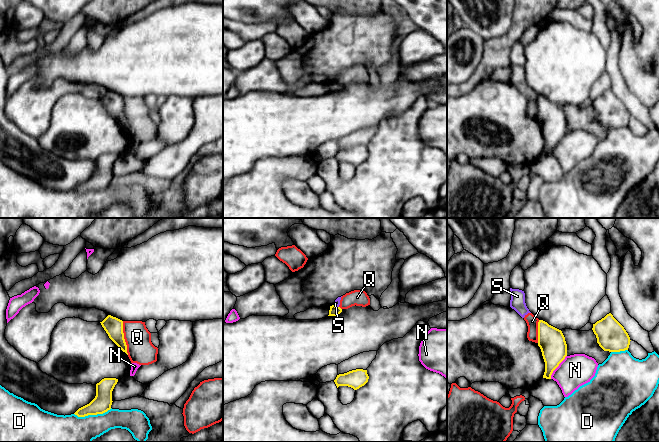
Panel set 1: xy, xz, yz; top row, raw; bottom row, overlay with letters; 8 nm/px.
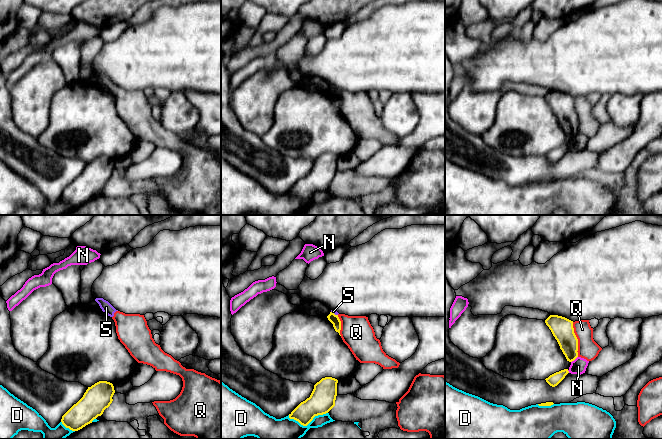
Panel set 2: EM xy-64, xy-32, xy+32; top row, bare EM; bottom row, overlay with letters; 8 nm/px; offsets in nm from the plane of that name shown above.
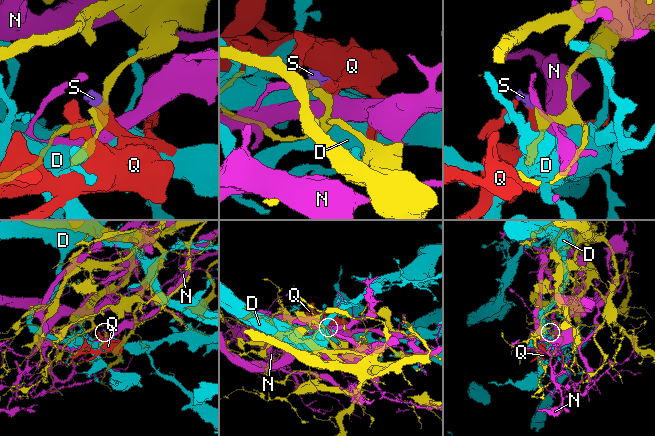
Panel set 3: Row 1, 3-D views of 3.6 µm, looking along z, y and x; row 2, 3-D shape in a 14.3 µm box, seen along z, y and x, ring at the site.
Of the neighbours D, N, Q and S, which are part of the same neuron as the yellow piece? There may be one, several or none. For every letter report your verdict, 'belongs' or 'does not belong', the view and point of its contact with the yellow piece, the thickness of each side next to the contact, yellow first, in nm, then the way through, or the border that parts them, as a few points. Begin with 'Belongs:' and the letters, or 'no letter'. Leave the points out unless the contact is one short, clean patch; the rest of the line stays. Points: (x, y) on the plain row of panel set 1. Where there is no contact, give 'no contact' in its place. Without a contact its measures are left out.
Belongs: no letter
D: does not belong; meets yellow in xy at (92, 190); 150 nm thick on the yellow side, 340 nm on the other
N: does not belong; meets yellow in yz at (557, 142); 220 nm thick on the yellow side, 260 nm on the other
Q: does not belong; meets yellow in xy at (123, 114); 150 nm thick on the yellow side, 220 nm on the other
S: does not belong; meets yellow in xz at (336, 82); 80 nm thick on the yellow side, 50 nm on the other; border along xz (334, 80), (338, 83)

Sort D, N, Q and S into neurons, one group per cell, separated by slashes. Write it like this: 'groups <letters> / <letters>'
groups D / N / Q S

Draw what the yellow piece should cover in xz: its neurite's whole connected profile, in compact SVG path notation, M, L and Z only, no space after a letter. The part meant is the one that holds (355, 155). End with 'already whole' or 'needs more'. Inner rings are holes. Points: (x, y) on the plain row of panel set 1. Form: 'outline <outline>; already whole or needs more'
outline M356 145L344 150L337 151L334 158L337 164L339 162L348 162L354 166L357 166L360 163L364 162L368 158L368 155L369 152L367 150L367 146Z; already whole

